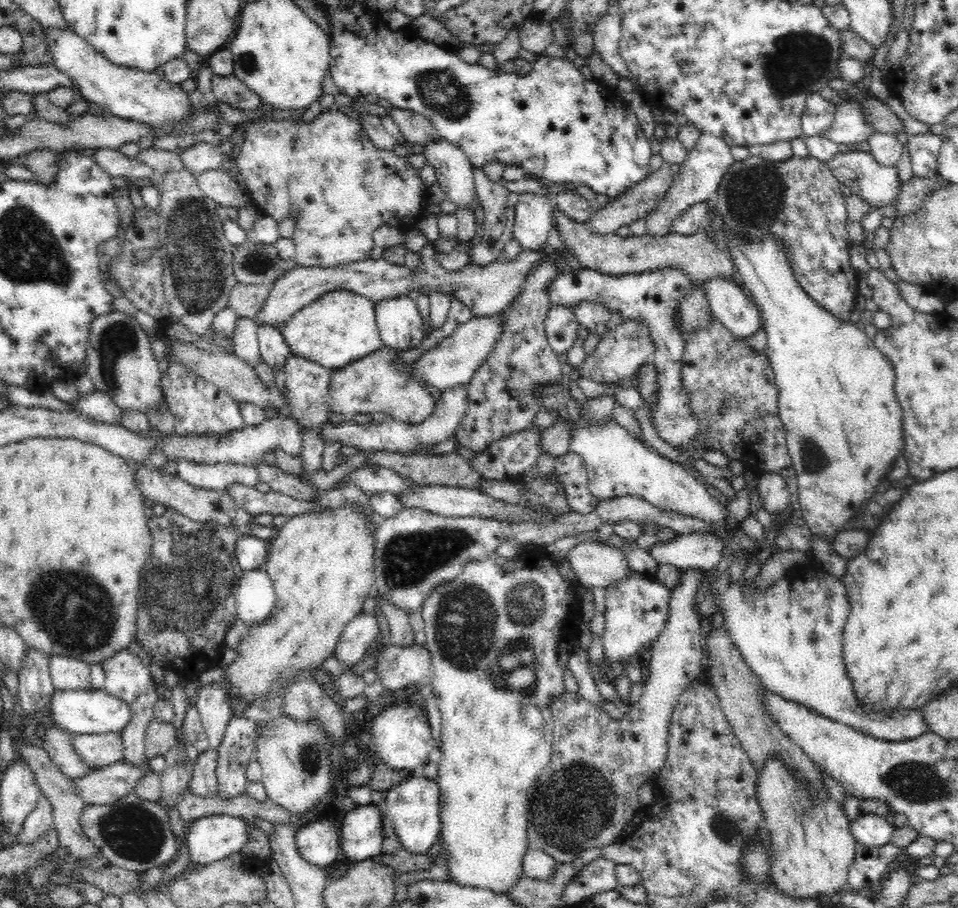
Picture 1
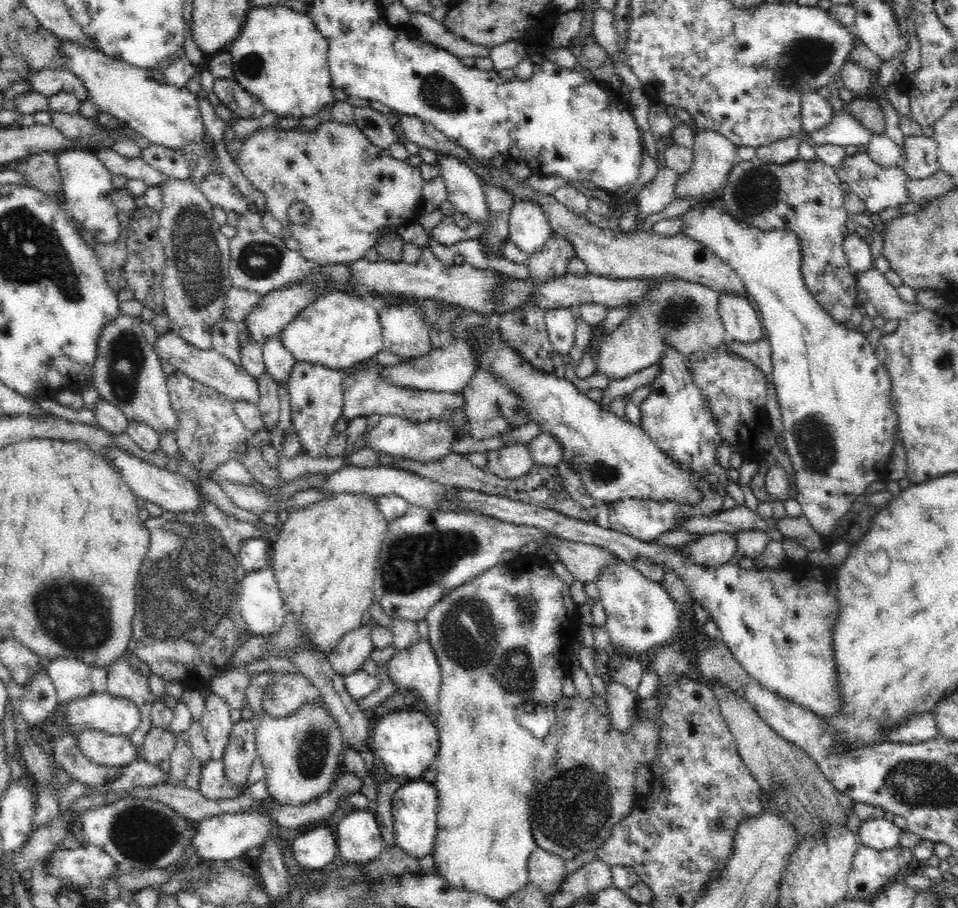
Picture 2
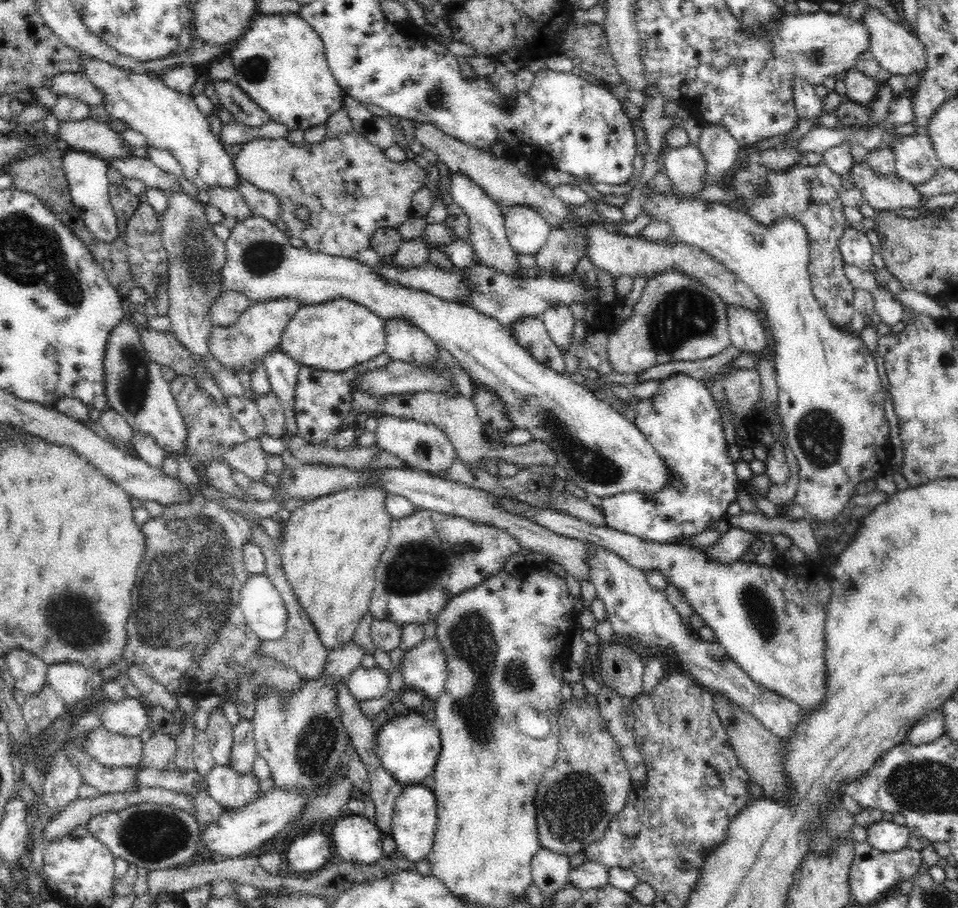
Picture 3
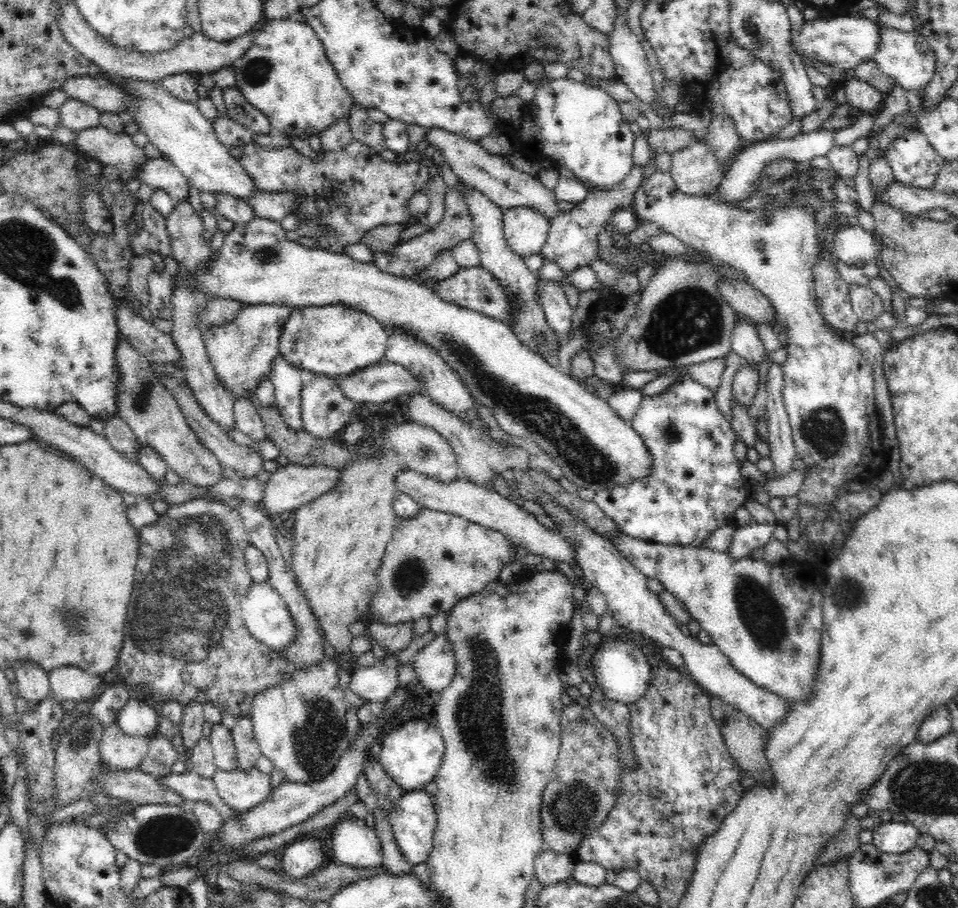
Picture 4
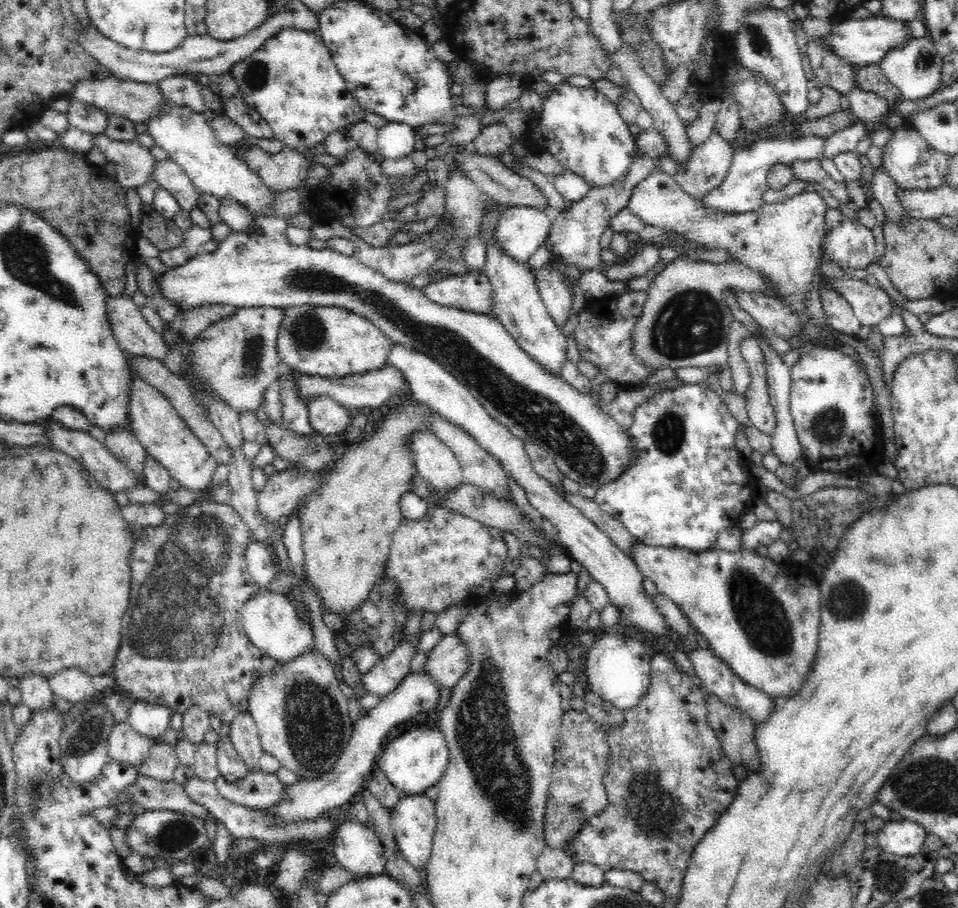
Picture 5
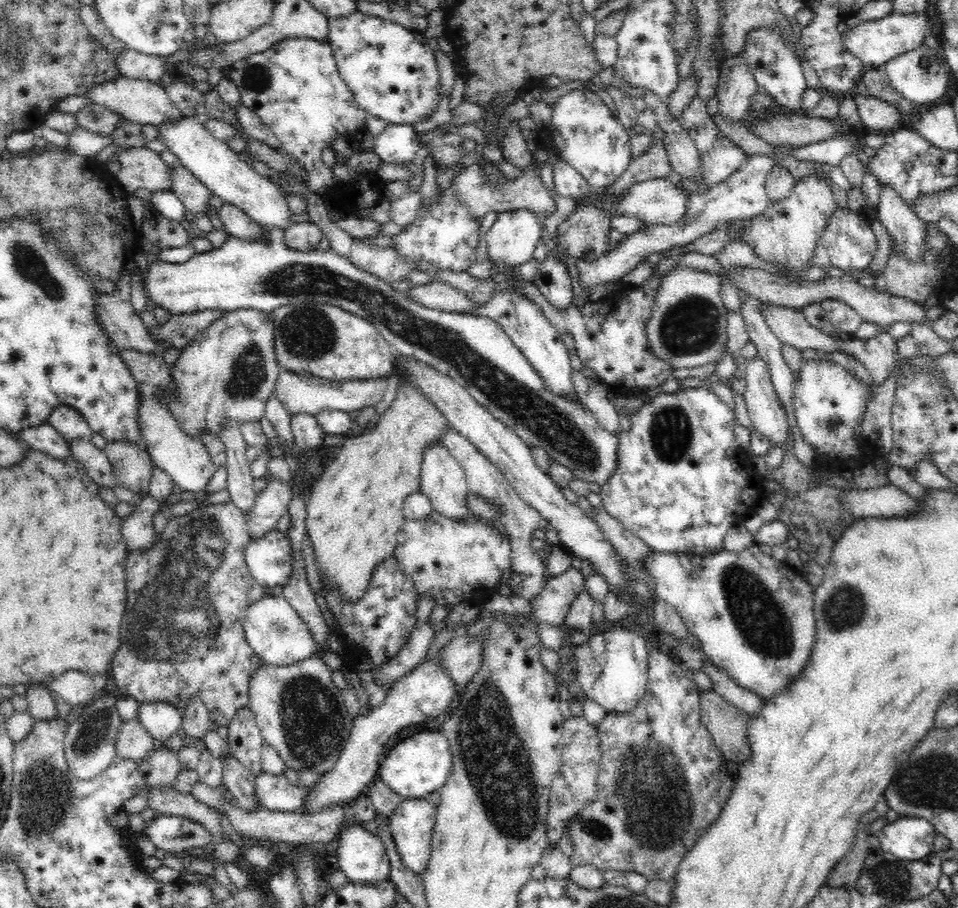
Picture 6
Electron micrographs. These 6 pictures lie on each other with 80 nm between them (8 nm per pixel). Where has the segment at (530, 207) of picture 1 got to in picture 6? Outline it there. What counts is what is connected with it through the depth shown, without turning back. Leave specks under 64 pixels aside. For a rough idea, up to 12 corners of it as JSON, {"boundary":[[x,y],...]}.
{"boundary":[[500,213],[486,234],[488,260],[532,260],[546,217]]}

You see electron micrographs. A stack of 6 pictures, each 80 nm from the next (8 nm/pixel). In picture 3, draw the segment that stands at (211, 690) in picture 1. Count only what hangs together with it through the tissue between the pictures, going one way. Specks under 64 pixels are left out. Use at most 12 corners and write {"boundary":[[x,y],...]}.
{"boundary":[[218,706],[205,734],[216,765],[228,765],[233,727]]}

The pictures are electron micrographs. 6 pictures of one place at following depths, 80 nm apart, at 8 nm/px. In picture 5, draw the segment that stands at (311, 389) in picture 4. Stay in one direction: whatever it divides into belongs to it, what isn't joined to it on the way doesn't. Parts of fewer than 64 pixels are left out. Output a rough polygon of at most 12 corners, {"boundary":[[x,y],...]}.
{"boundary":[[330,397],[307,404],[313,432],[344,433],[354,414]]}

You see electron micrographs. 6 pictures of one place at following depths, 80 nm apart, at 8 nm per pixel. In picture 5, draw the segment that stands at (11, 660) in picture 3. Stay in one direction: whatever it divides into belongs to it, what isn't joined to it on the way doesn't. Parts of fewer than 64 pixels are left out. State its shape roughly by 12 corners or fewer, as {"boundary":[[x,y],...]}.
{"boundary":[[38,674],[20,680],[22,702],[34,712],[54,706],[49,680]]}

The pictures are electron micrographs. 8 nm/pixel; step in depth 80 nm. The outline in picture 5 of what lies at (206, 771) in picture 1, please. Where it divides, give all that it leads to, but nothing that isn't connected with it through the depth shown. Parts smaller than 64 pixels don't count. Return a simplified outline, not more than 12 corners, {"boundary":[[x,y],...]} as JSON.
{"boundary":[[250,771],[235,783],[218,775],[221,798],[253,810],[284,800],[276,773]]}

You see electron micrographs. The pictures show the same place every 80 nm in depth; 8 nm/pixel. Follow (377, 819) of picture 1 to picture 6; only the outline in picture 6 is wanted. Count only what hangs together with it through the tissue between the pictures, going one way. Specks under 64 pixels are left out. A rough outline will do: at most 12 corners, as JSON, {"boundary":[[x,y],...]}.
{"boundary":[[351,820],[337,839],[350,883],[390,881],[378,835]]}

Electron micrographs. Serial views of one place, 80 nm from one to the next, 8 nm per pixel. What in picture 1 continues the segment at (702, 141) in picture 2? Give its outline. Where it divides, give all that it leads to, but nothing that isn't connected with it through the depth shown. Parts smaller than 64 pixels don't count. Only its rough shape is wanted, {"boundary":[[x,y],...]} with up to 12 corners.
{"boundary":[[701,133],[646,234],[673,234],[673,221],[714,198],[735,161],[730,145]]}

